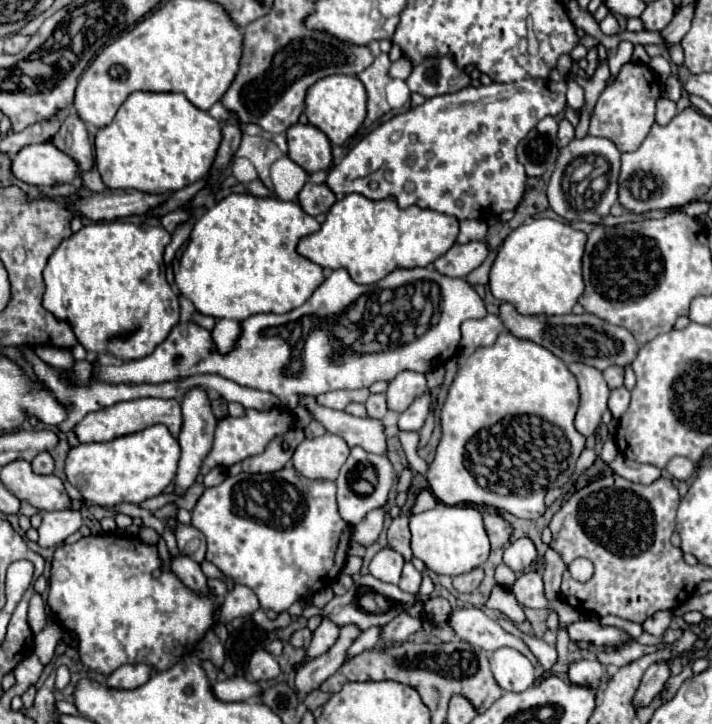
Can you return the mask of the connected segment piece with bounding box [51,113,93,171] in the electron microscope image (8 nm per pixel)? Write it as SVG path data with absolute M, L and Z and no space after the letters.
M71 113L61 121L61 127L53 135L51 143L59 151L69 155L81 171L91 171L91 167L93 167L93 147L91 147L89 137L87 137L85 123L79 119L77 113Z

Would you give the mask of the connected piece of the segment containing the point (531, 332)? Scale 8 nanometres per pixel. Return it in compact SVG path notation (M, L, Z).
M501 303L499 305L499 317L507 331L511 331L519 339L529 339L545 349L549 349L553 355L563 359L565 363L585 363L599 371L603 371L609 365L627 365L633 363L639 351L639 343L635 337L625 331L623 327L613 327L605 323L603 319L597 319L595 315L583 313L583 315L521 315L515 311L513 305Z

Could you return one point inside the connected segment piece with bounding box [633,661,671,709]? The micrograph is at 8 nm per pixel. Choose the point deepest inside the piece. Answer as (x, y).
(655, 677)

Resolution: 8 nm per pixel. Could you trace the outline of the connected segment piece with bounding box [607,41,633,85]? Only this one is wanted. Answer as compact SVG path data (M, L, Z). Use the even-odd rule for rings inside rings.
M623 41L623 43L619 45L619 49L609 57L609 71L611 71L611 77L607 79L607 85L613 85L613 83L615 83L615 79L617 79L619 71L621 71L621 67L631 61L631 53L633 53L633 43Z

